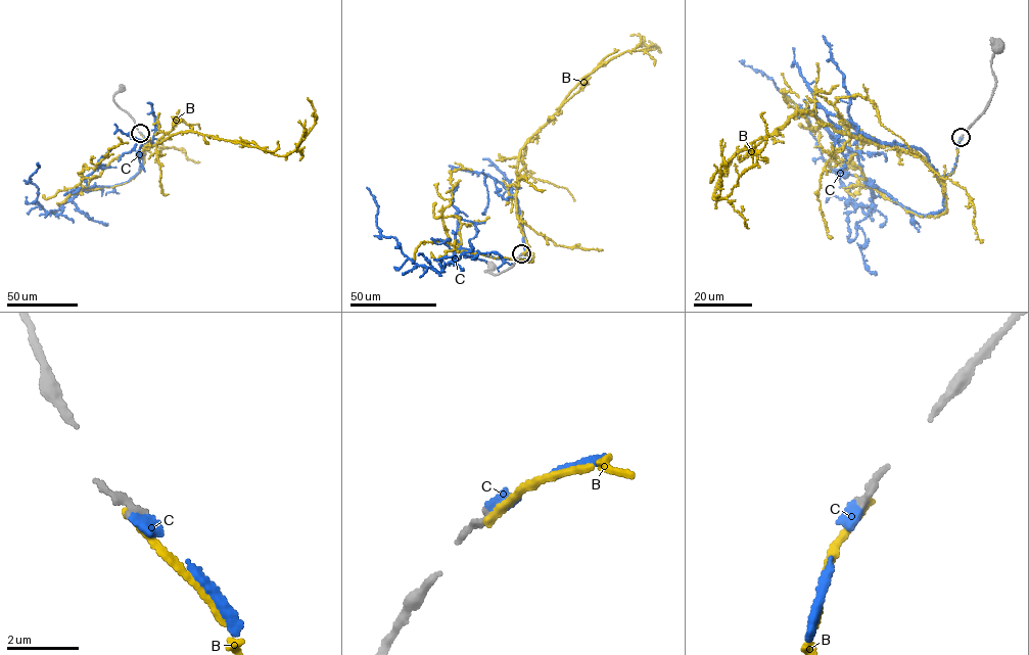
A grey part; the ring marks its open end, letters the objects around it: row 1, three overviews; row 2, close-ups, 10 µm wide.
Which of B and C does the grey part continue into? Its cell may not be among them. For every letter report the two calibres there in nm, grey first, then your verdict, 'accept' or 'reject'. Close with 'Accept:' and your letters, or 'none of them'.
B: 240 nm thick on the grey side, 240 nm on the other; reject
C: 240 nm thick on the grey side, 360 nm on the other; accept
Accept: C

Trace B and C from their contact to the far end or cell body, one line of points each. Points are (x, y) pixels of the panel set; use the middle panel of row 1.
B: (520, 254), (530, 253), (524, 253), (515, 200), (521, 149), (586, 76), (623, 52), (658, 48), (642, 47)
C: (521, 254), (530, 253), (523, 237), (528, 260), (463, 248), (439, 273), (417, 265), (380, 234), (367, 187)

